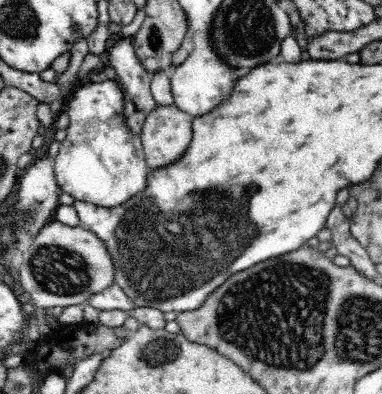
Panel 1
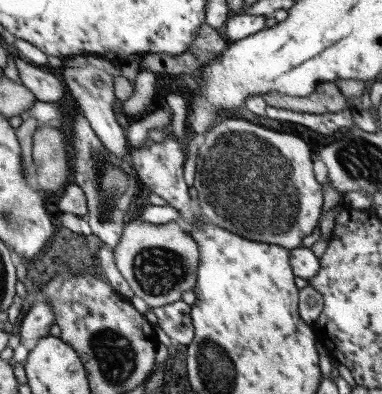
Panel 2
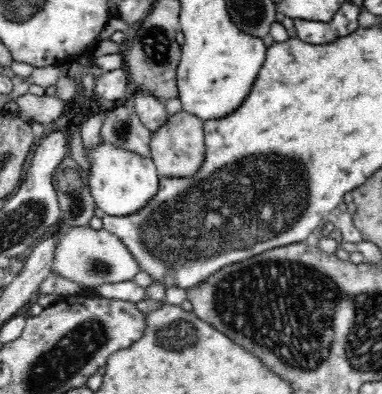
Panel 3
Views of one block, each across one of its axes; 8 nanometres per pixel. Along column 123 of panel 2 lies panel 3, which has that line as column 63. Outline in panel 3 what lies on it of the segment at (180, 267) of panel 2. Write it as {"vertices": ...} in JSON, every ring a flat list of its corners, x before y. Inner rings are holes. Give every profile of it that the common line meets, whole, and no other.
{"vertices":[[64,226,58,230,50,274,58,274,60,278,66,278,78,284,82,290,84,288,96,290,98,286,104,286,104,284,118,284,118,282,134,280,138,272,140,272,140,266,132,260,124,242,112,232,104,228,90,230,88,226]]}

